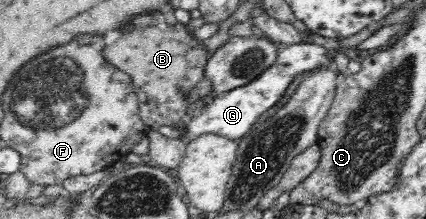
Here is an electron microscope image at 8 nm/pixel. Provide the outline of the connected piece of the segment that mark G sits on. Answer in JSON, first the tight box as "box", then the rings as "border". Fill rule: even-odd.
{"box":[186,43,335,141],"border":[[[299,43],[284,46],[278,51],[275,64],[269,66],[263,74],[259,74],[257,78],[254,78],[245,86],[237,87],[215,97],[203,106],[190,121],[186,120],[186,138],[191,141],[203,137],[205,134],[215,134],[235,140],[235,138],[245,136],[263,115],[263,112],[273,108],[283,98],[285,90],[289,88],[289,84],[293,82],[295,76],[305,72],[313,72],[319,66],[328,66],[333,56],[335,56],[335,50],[328,50],[317,44]]]}

